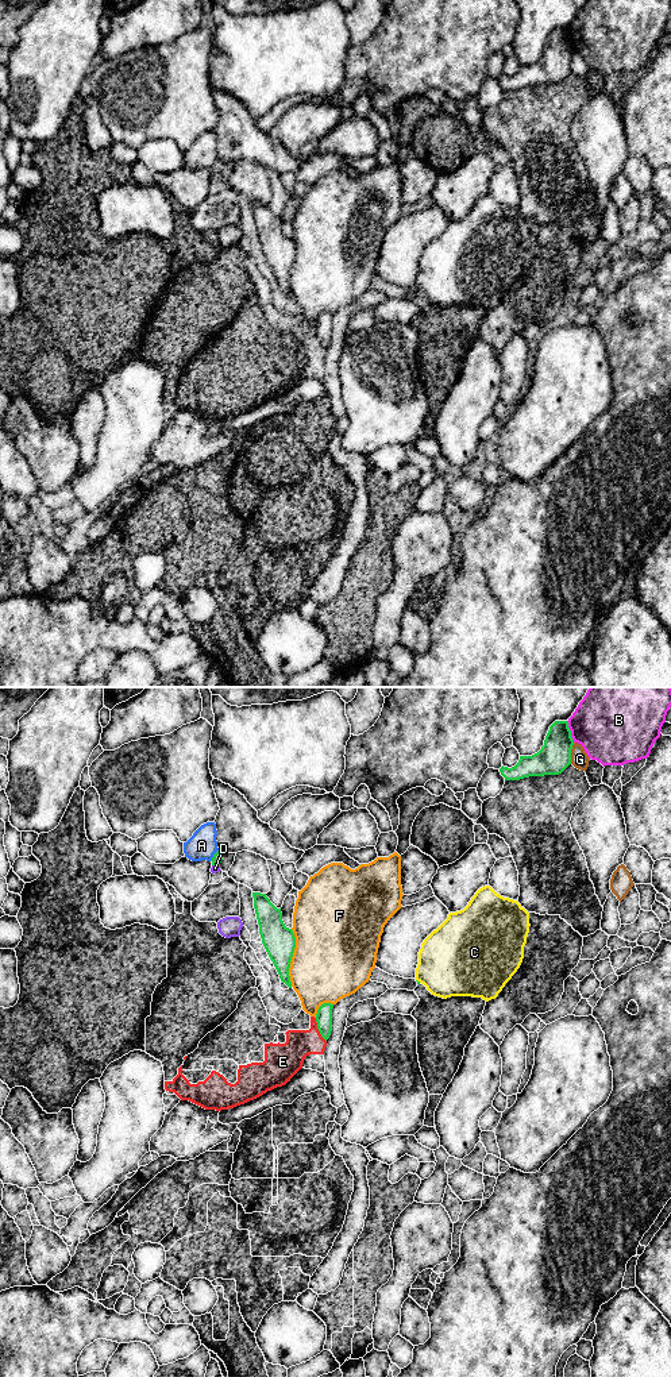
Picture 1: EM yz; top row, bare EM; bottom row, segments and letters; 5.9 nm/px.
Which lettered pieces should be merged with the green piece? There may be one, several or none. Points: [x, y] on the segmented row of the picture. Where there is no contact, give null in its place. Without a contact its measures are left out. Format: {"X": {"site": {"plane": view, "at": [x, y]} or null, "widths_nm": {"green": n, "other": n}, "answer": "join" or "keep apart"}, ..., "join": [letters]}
{"A": {"site": {"plane": "yz", "at": [213, 855]}, "widths_nm": {"green": 60, "other": 170}, "answer": "keep apart"}, "B": {"site": {"plane": "yz", "at": [570, 732]}, "widths_nm": {"green": 190, "other": 440}, "answer": "keep apart"}, "C": {"site": {"plane": "yz", "at": [419, 982]}, "widths_nm": {"green": 20, "other": 420}, "answer": "keep apart"}, "D": {"site": {"plane": "yz", "at": [216, 864]}, "widths_nm": {"green": 60, "other": 50}, "answer": "keep apart"}, "E": {"site": {"plane": "yz", "at": [319, 1030]}, "widths_nm": {"green": 100, "other": 180}, "answer": "keep apart"}, "F": {"site": {"plane": "yz", "at": [292, 956]}, "widths_nm": {"green": 190, "other": 480}, "answer": "keep apart"}, "G": {"site": {"plane": "yz", "at": [570, 753]}, "widths_nm": {"green": 190, "other": 110}, "answer": "keep apart"}, "join": []}

